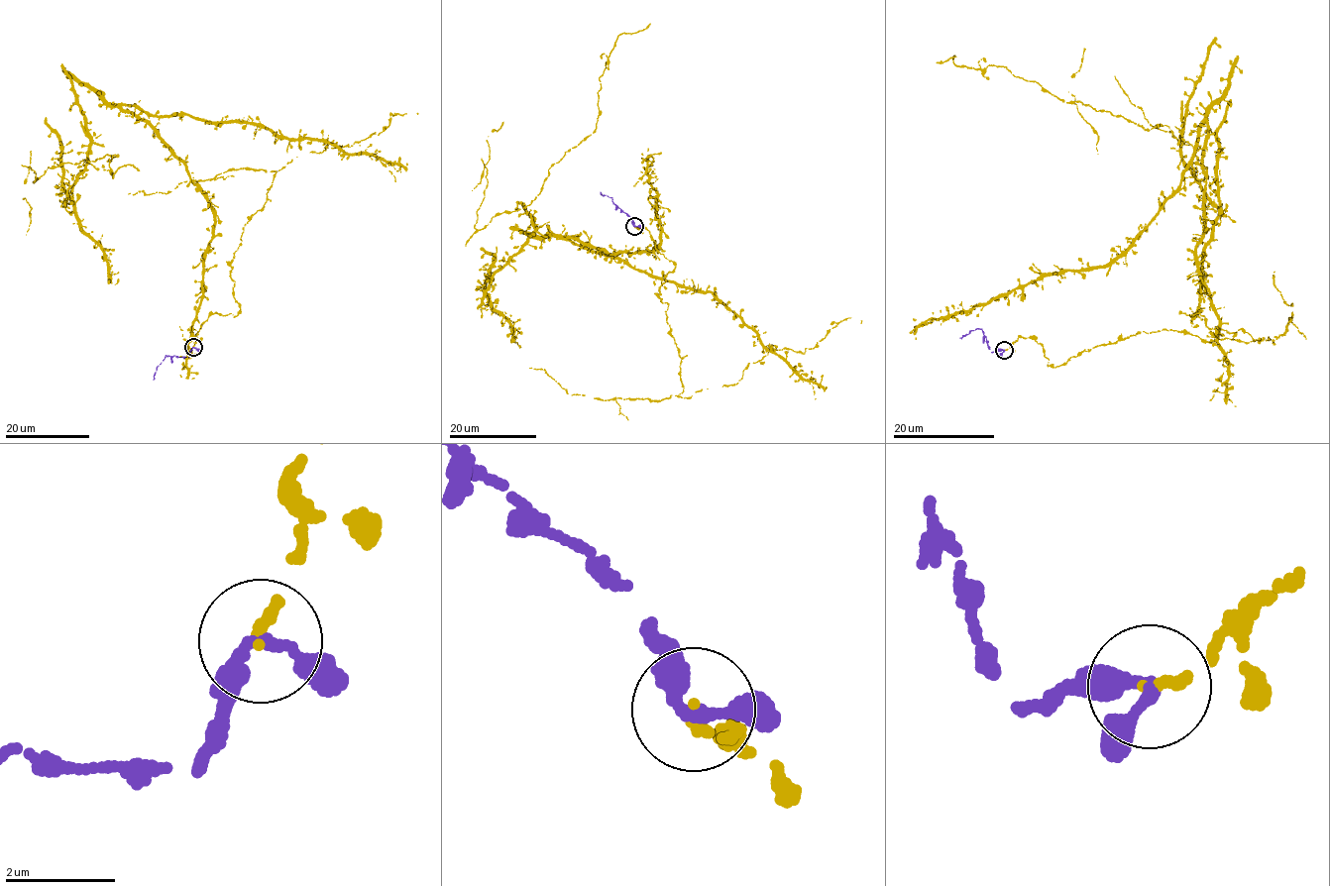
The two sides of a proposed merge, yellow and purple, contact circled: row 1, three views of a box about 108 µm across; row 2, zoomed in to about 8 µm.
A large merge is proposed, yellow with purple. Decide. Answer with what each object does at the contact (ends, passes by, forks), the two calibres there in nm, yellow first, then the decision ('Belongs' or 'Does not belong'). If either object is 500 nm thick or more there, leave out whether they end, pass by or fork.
At the ring yellow ends. At the ring purple passes by. Thickness 220 nm (yellow) against 200 nm. Belongs

